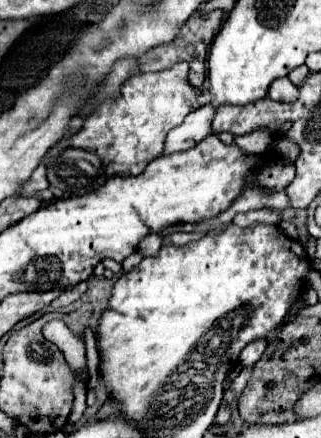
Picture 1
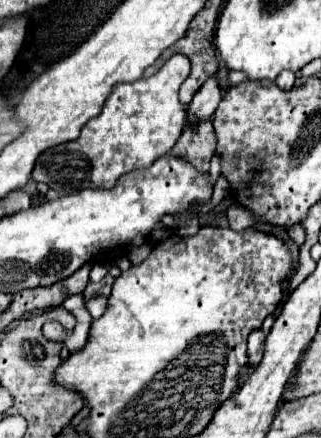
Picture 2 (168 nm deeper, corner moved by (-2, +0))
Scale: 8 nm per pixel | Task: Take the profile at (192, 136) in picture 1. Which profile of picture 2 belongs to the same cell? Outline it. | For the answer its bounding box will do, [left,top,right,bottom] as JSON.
[189,74,221,120]

